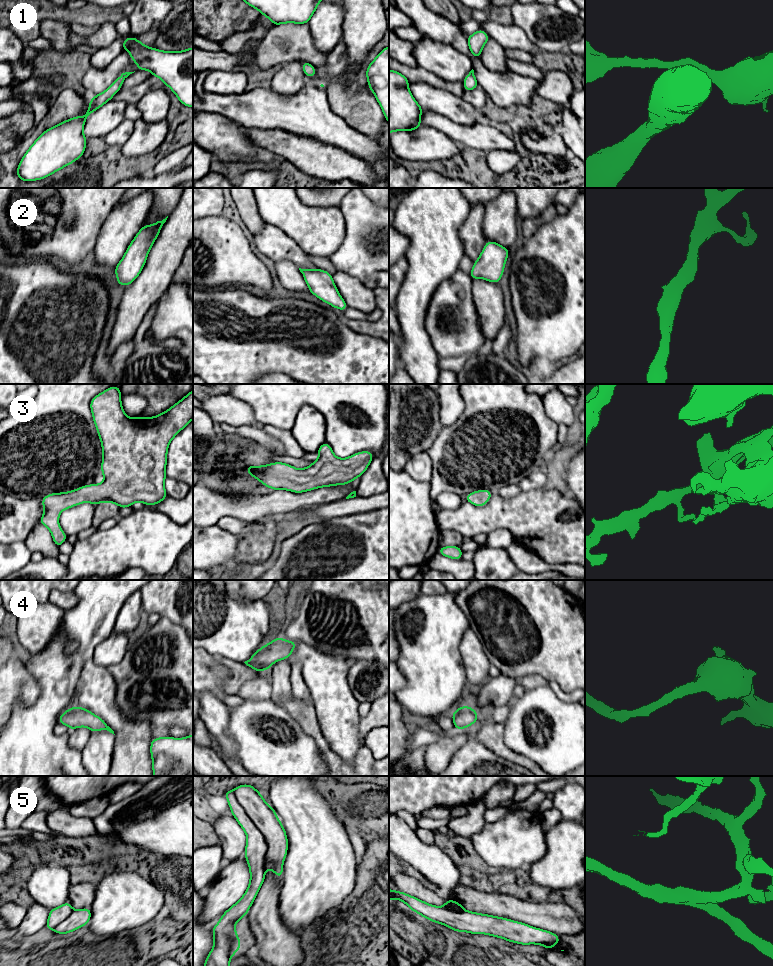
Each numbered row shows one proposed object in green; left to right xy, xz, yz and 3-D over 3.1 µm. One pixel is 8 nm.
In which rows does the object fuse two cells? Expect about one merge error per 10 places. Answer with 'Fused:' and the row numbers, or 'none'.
Fused: none

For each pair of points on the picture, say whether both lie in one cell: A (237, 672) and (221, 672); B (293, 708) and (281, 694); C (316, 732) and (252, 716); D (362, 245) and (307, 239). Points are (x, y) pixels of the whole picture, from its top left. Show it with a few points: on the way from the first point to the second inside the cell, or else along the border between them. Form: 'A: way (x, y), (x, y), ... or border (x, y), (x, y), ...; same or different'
A: border (217, 657), (229, 671), (222, 686), (228, 694); different
B: border (292, 695), (285, 698), (282, 705); different
C: border (287, 712), (313, 739), (317, 748); different
D: border (345, 220), (344, 239), (339, 247), (328, 257); different

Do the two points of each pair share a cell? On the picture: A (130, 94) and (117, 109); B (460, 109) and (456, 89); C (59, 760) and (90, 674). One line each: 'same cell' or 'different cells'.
A: different cells
B: different cells
C: different cells

